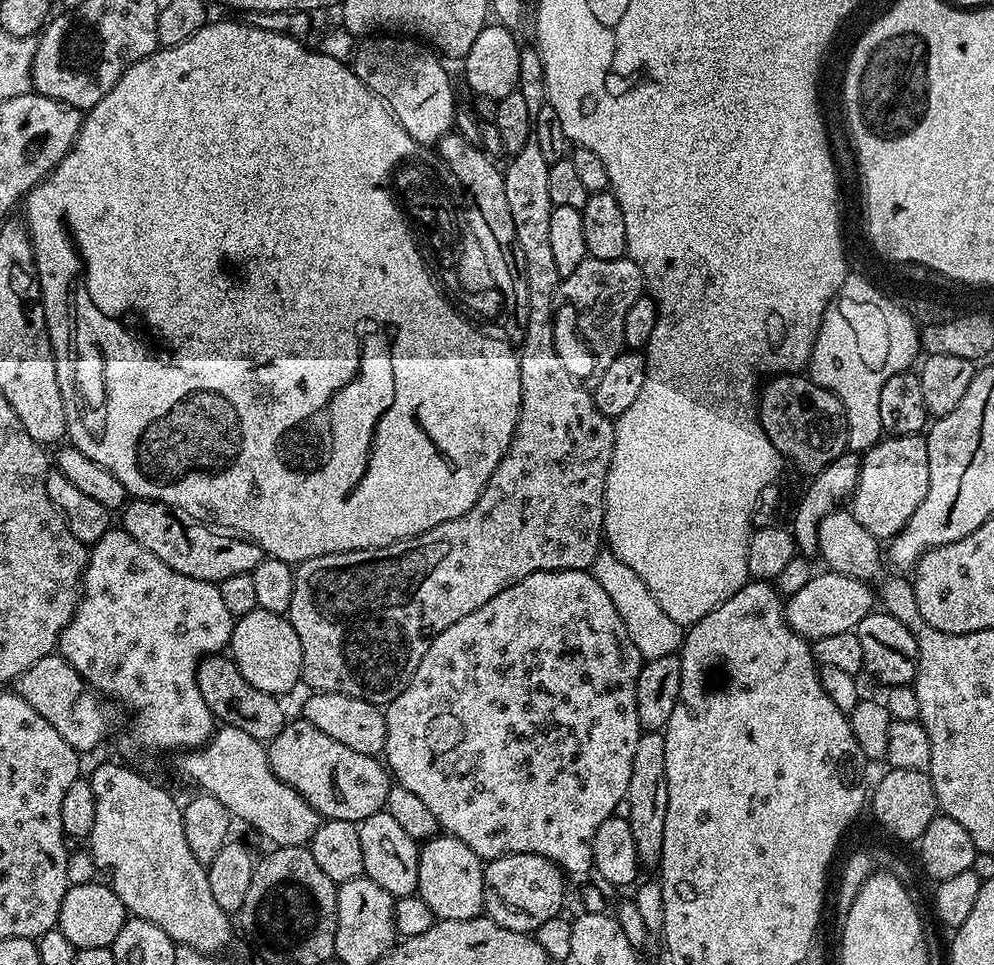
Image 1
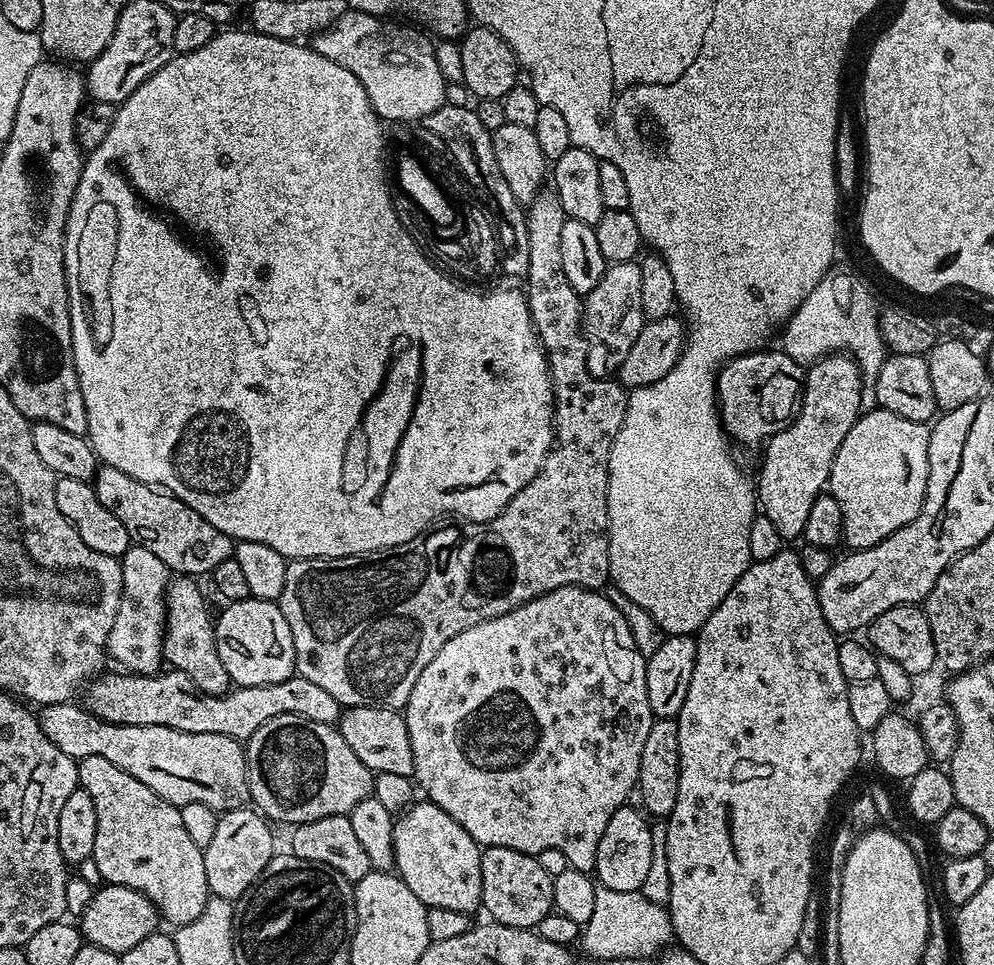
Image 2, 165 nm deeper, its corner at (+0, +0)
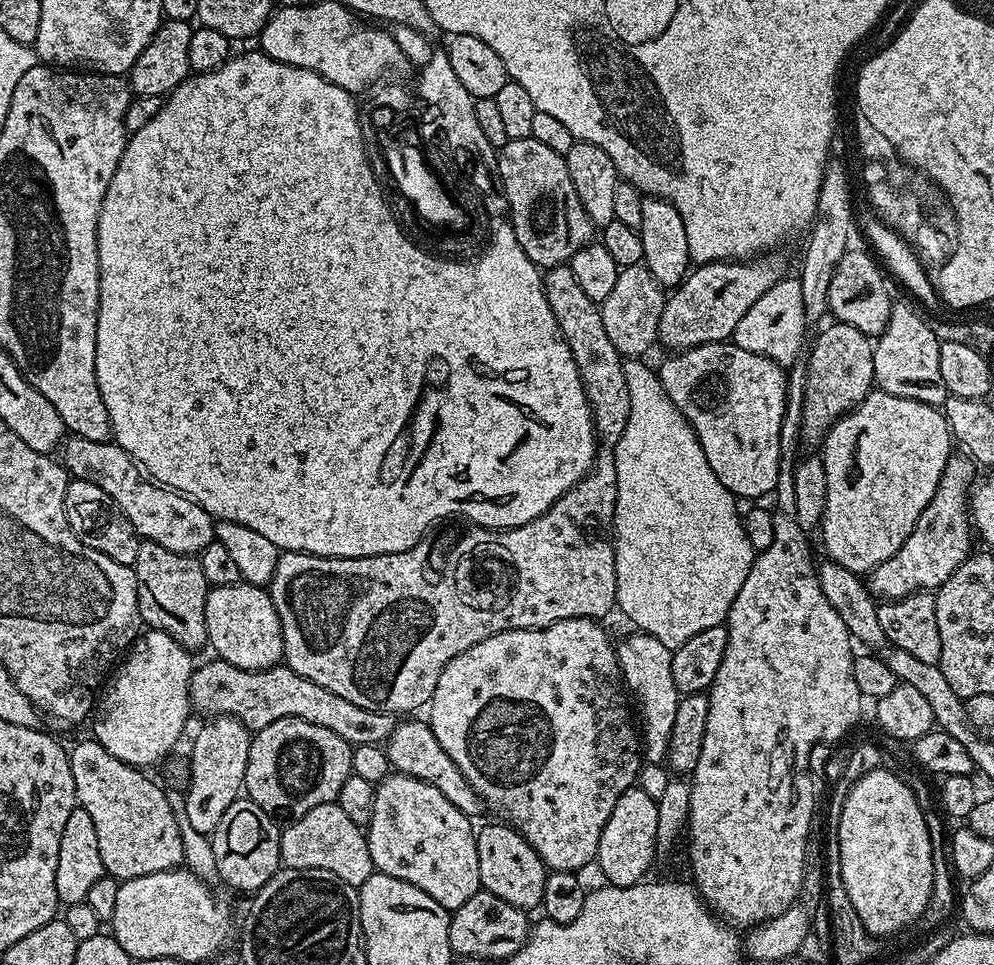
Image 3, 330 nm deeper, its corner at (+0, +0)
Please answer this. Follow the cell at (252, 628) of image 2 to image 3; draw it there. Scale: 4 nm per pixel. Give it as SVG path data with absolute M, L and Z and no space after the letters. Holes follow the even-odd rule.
M239 583L209 587L206 598L208 644L221 660L242 670L277 667L284 658L282 626L271 595L261 585Z

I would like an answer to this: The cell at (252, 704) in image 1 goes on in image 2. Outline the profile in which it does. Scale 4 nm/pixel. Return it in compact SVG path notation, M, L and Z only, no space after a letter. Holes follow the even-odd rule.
M177 575L169 583L164 617L164 658L175 671L186 674L194 686L208 694L220 696L229 691L230 681L216 653L216 625L213 613L208 613L204 592L191 576Z

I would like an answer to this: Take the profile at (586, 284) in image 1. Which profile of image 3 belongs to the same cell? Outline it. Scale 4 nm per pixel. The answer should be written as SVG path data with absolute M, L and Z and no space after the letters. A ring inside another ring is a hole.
M643 264L620 269L618 282L614 282L614 290L610 290L610 298L600 304L600 313L606 335L610 342L614 342L614 350L618 350L621 357L640 356L651 350L652 343L657 343L658 322L662 318L665 299L665 289Z

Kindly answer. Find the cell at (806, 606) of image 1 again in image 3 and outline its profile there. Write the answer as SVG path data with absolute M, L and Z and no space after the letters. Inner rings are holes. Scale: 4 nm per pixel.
M953 454L942 470L938 490L922 518L914 526L910 538L886 562L882 562L873 572L867 573L866 583L869 592L881 601L897 600L915 592L940 588L968 559L974 540L974 525L970 519L970 489L978 476L977 465L966 454ZM960 455L960 456L959 456ZM976 476L976 477L975 477ZM973 479L973 480L972 480ZM972 548L972 549L971 549Z

